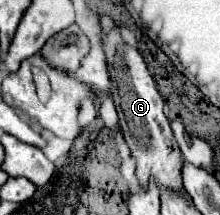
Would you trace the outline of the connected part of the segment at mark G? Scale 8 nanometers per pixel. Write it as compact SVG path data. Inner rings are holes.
M103 24L103 34L101 42L105 48L107 64L109 64L109 74L113 82L113 100L117 104L119 112L119 126L125 136L125 142L131 150L131 156L135 158L135 174L139 180L139 186L147 190L149 180L153 178L159 188L169 188L175 192L183 190L181 182L181 168L183 168L183 156L177 146L177 140L169 128L169 120L163 112L163 98L155 88L155 82L147 70L147 64L143 56L135 50L129 48L117 26L107 26Z

